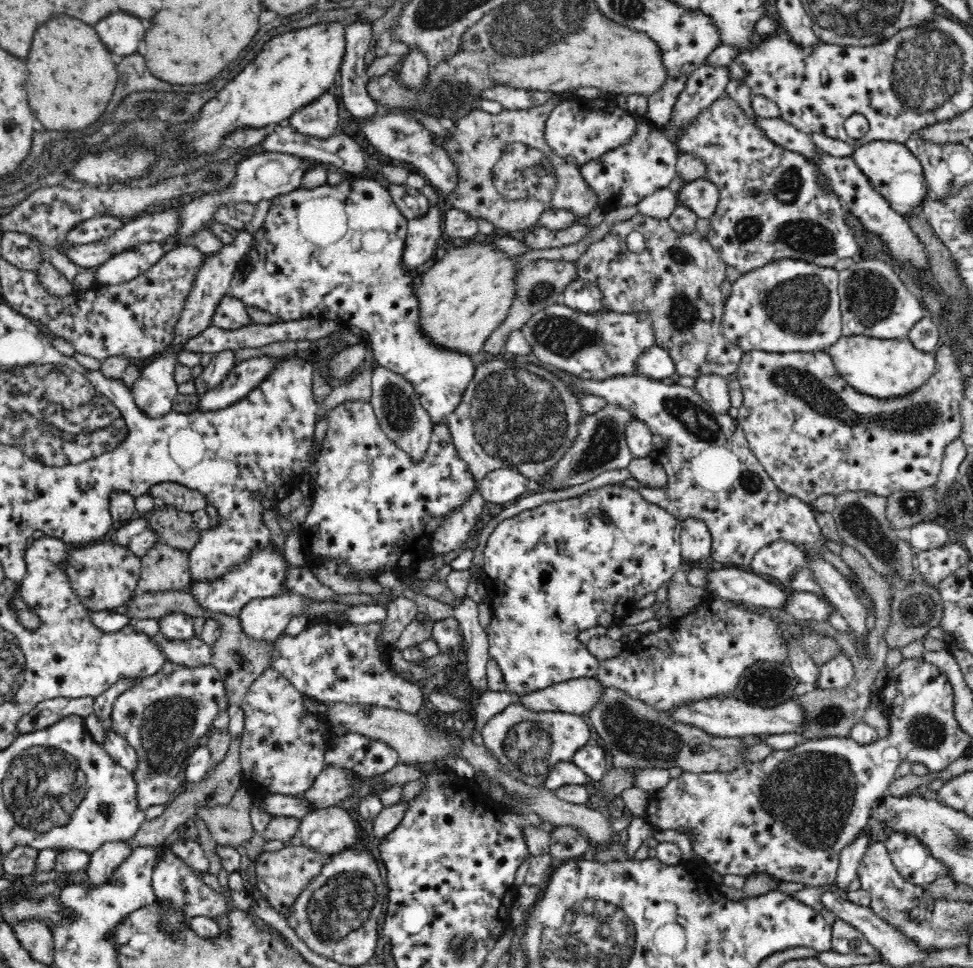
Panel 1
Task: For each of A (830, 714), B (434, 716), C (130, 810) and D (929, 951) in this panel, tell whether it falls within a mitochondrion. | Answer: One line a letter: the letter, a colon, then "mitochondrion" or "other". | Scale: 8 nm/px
A: mitochondrion
B: other
C: other
D: other

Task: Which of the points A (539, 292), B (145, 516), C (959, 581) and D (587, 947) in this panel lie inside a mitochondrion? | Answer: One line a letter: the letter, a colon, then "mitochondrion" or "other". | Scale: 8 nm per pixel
A: mitochondrion
B: other
C: other
D: mitochondrion

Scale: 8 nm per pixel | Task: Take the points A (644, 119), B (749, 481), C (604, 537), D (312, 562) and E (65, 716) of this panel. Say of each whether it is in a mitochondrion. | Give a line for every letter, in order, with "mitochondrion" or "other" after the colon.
A: other
B: mitochondrion
C: other
D: other
E: other

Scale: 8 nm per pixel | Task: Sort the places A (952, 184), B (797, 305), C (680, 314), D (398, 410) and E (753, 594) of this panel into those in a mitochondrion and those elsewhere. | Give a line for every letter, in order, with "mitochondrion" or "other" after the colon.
A: mitochondrion
B: mitochondrion
C: mitochondrion
D: mitochondrion
E: other

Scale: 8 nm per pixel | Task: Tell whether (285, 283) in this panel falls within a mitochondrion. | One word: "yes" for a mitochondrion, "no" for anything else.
no

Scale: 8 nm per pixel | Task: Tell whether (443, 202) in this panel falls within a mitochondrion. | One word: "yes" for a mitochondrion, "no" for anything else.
no

